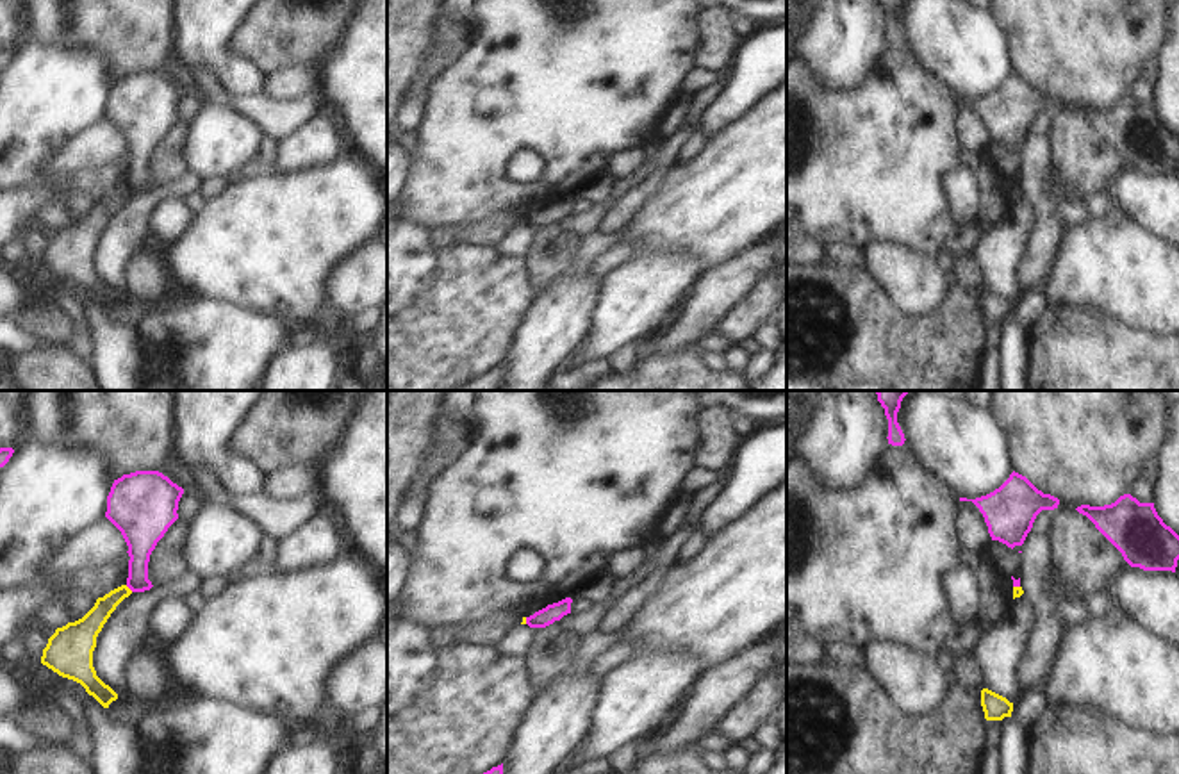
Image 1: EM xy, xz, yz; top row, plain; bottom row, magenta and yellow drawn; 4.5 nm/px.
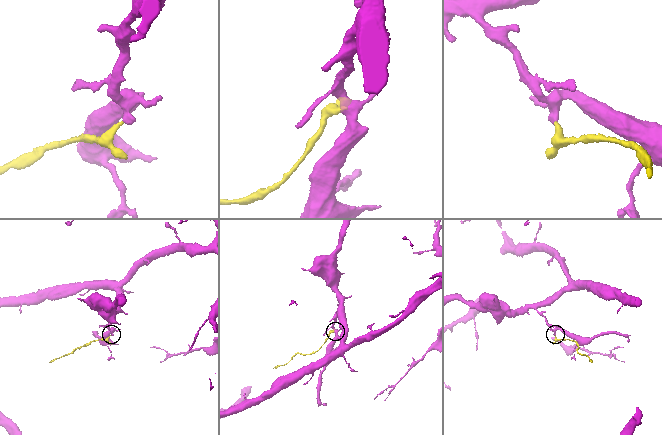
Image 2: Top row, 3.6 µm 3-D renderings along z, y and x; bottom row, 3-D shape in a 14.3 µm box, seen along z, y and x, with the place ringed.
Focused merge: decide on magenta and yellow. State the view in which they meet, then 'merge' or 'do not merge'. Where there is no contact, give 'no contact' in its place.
xy | do not merge

